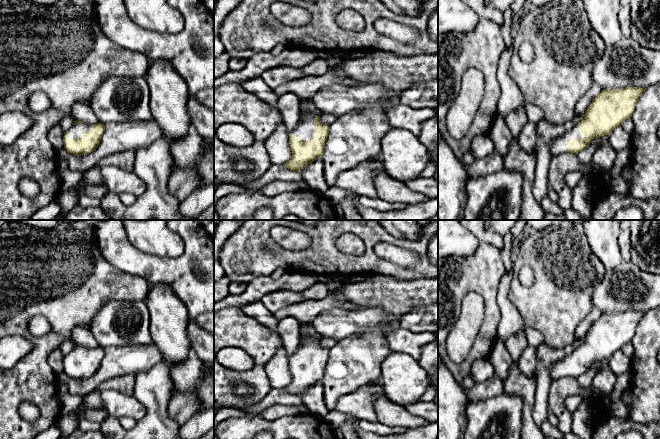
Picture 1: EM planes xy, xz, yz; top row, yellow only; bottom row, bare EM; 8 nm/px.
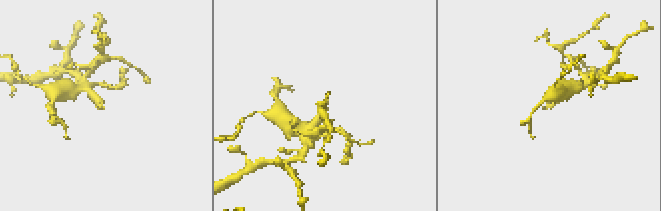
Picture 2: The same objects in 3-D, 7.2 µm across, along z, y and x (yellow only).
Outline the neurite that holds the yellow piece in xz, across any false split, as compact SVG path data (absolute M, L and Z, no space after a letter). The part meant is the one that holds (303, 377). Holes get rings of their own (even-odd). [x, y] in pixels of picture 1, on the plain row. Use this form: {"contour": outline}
{"contour": "M301 337L295 353L289 358L289 368L292 375L290 384L285 391L296 396L322 382L327 365L329 351L323 348L316 338Z"}

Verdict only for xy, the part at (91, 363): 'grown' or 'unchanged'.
grown

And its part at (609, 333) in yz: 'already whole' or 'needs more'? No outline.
needs more

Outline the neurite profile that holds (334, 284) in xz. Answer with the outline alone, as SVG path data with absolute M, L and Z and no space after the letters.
M318 275L318 282L324 283L328 287L328 293L334 293L341 289L343 282L332 275Z

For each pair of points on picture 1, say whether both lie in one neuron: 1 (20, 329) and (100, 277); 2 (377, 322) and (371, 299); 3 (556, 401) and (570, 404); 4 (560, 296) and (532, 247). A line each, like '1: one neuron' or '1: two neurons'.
1: one neuron
2: two neurons
3: two neurons
4: one neuron

